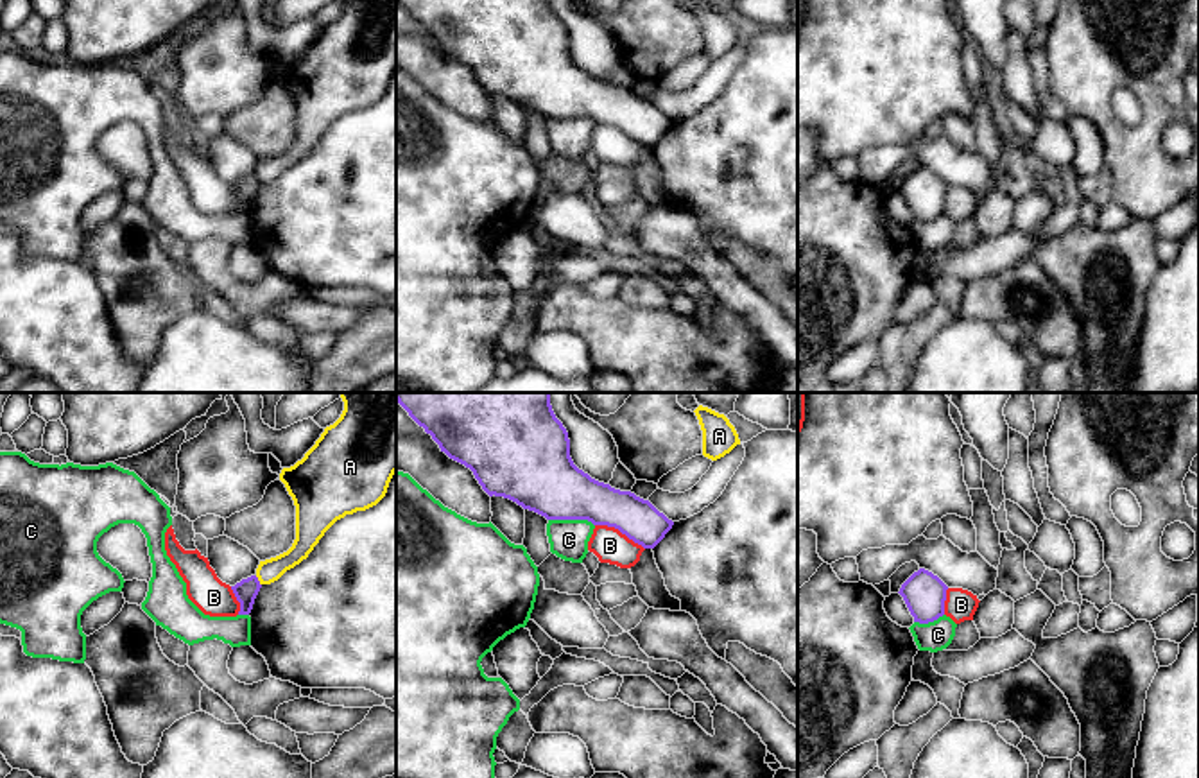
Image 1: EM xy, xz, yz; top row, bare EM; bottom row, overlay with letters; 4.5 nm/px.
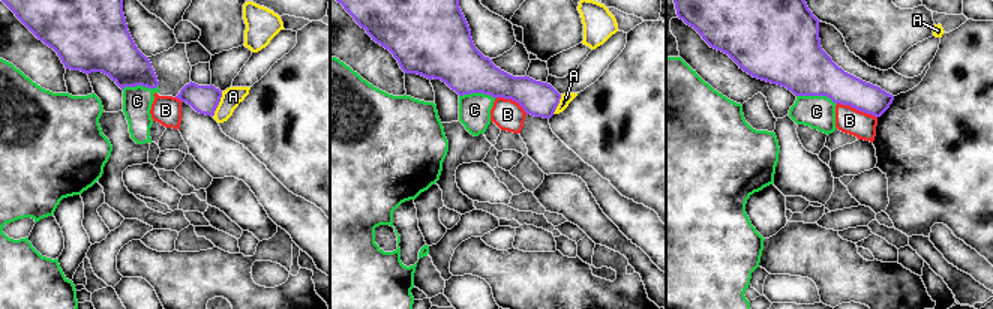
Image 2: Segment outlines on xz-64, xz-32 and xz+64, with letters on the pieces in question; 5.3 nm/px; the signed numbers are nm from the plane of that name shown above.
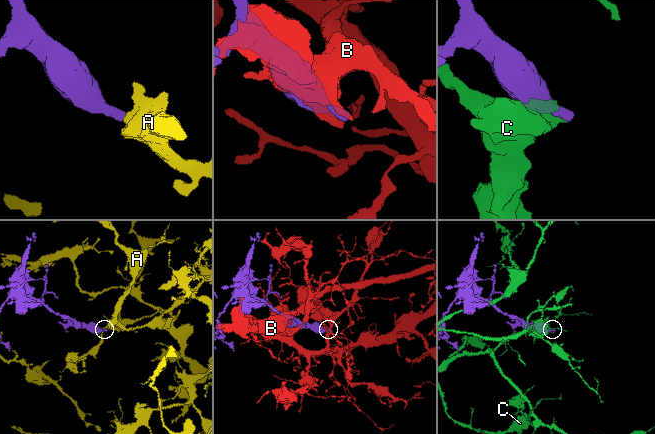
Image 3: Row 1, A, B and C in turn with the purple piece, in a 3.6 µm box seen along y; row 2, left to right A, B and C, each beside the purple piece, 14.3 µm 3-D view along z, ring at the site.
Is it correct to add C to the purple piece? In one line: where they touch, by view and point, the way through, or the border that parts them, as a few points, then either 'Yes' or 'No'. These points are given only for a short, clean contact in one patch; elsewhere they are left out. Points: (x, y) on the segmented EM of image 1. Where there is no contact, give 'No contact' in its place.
Touches purple at xz (572, 518). No

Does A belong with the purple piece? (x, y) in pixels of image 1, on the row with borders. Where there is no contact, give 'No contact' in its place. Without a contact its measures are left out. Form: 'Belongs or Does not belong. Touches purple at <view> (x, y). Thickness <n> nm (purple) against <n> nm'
Does not belong. Touches purple at xy (258, 581). Thickness 100 nm (purple) against 110 nm

